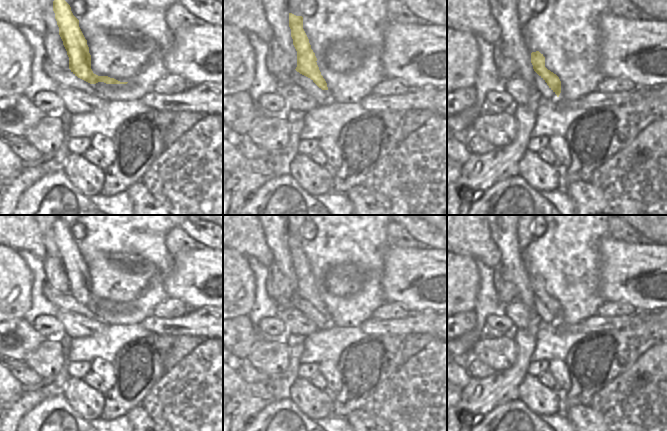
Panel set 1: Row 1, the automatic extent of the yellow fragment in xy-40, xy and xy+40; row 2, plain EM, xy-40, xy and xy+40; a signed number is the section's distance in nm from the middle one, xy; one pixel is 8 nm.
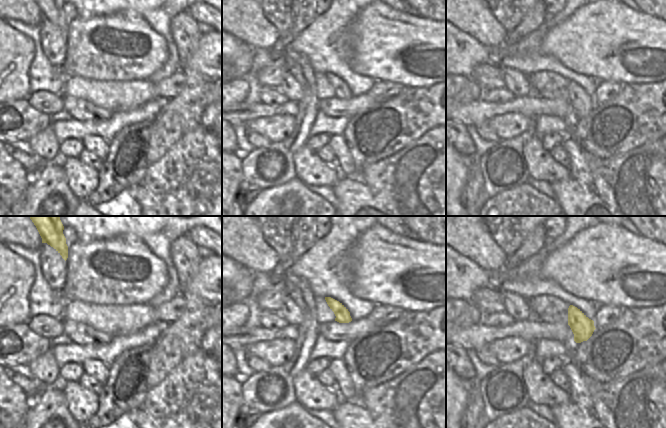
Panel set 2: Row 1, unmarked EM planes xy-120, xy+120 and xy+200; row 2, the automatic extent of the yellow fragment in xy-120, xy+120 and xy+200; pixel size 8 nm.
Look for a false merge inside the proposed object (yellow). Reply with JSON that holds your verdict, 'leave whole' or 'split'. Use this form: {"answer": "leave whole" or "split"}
{"answer": "leave whole"}

